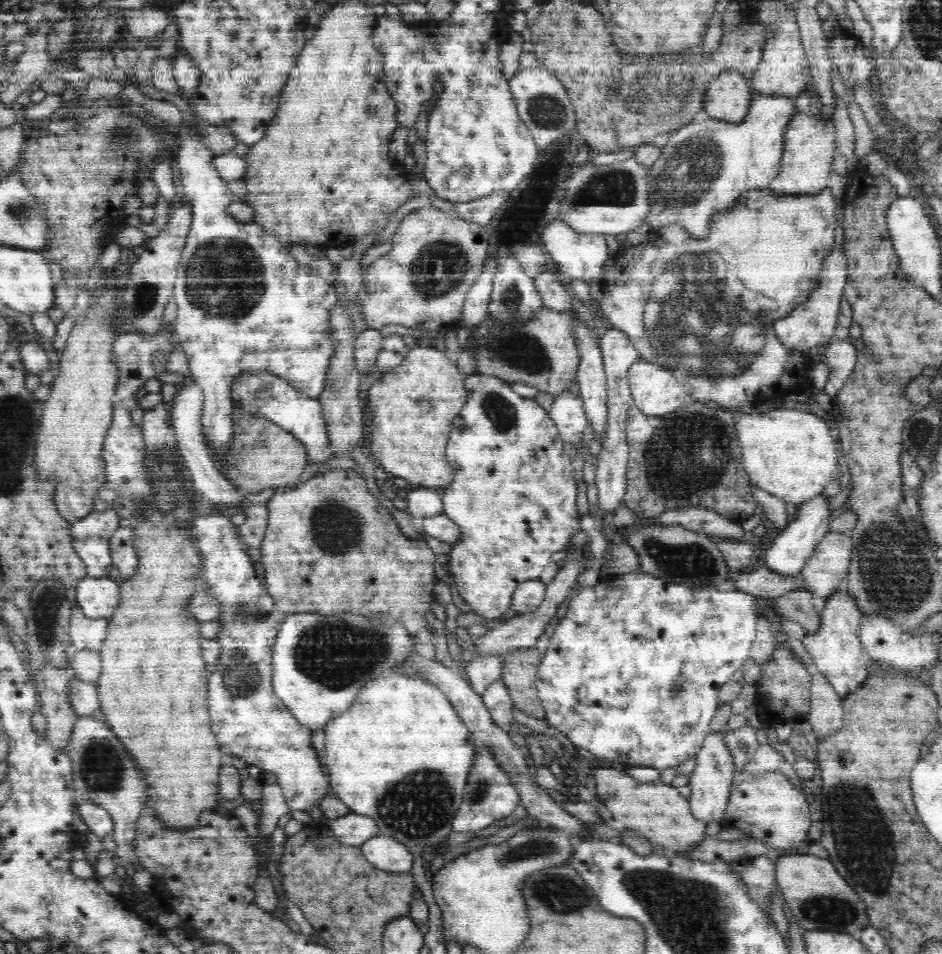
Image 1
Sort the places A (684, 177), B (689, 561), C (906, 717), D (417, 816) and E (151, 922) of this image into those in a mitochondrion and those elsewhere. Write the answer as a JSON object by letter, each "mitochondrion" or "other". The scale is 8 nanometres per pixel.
{"A":"mitochondrion","B":"mitochondrion","C":"other","D":"mitochondrion","E":"other"}

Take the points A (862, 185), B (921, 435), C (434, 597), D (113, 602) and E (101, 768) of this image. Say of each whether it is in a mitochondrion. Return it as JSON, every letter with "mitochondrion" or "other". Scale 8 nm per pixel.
{"A":"other","B":"mitochondrion","C":"other","D":"other","E":"mitochondrion"}

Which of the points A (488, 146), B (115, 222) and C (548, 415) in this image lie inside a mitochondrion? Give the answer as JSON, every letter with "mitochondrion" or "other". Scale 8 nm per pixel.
{"A":"other","B":"other","C":"other"}

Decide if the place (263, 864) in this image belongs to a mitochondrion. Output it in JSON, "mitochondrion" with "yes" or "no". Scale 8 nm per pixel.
{"mitochondrion":"no"}

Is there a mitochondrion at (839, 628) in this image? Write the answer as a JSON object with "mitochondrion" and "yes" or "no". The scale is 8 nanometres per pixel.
{"mitochondrion":"no"}

